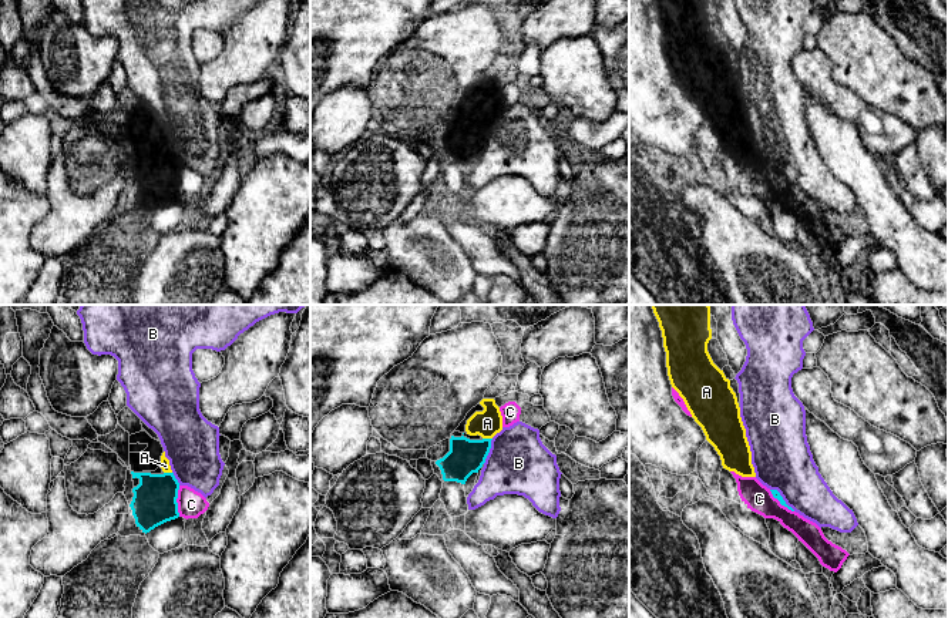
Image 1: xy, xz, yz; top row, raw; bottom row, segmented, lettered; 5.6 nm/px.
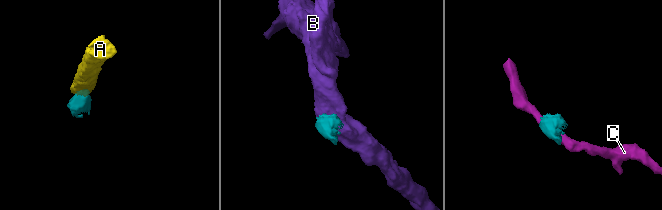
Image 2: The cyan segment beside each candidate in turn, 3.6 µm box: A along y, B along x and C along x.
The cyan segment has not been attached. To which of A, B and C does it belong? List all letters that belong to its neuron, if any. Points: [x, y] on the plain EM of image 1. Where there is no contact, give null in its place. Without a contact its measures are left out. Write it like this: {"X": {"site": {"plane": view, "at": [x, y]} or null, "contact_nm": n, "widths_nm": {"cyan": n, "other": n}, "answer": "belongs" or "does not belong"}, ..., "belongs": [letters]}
{"A": {"site": {"plane": "xz", "at": [487, 120]}, "contact_nm": 60, "widths_nm": {"cyan": 200, "other": 160}, "answer": "belongs"}, "B": {"site": {"plane": "yz", "at": [782, 180]}, "contact_nm": 190, "widths_nm": {"cyan": 50, "other": 340}, "answer": "does not belong"}, "C": {"site": {"plane": "xy", "at": [175, 182]}, "contact_nm": 180, "widths_nm": {"cyan": 260, "other": 160}, "answer": "does not belong"}, "belongs": ["A"]}

